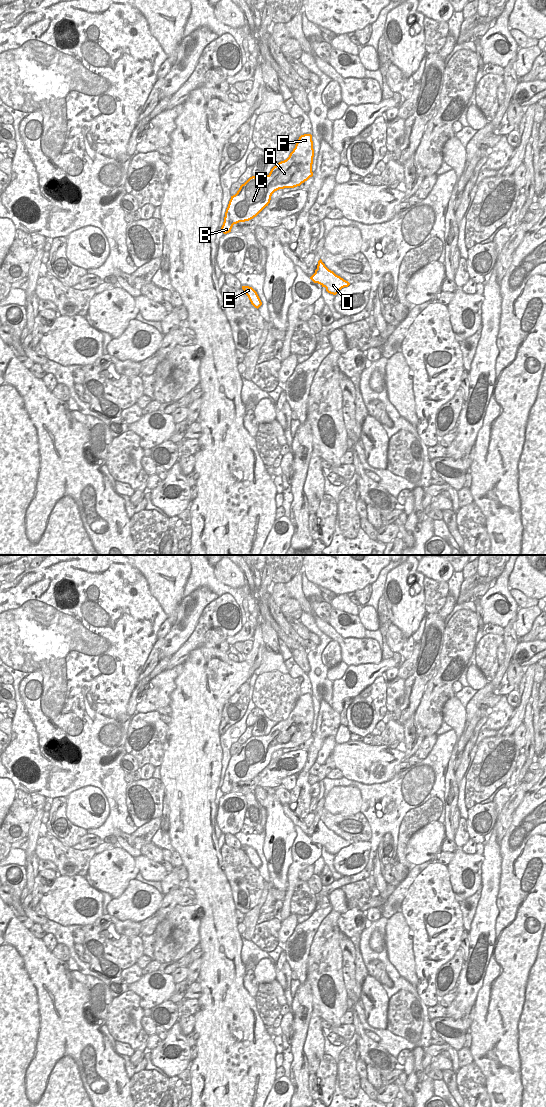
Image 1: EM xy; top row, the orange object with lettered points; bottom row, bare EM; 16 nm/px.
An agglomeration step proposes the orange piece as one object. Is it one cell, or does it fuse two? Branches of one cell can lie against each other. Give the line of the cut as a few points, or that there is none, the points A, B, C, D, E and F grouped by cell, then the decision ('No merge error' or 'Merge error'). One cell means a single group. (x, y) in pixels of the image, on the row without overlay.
No split. Groups: A B C D E F. No merge error

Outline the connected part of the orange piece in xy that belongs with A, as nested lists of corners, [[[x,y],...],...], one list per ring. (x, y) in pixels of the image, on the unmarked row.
[[[311,694],[301,695],[290,713],[289,717],[277,723],[268,735],[252,736],[242,744],[237,753],[231,756],[225,772],[224,782],[221,791],[224,794],[231,792],[234,784],[245,782],[256,777],[270,763],[272,754],[284,748],[294,748],[300,746],[313,736],[312,724],[314,717],[313,701]]]

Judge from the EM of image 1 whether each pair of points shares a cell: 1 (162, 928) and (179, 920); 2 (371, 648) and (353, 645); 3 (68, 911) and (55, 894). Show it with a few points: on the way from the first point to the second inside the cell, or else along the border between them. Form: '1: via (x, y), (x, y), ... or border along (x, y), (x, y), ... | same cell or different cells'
1: border along (166, 918), (171, 927), (171, 942) | different cells
2: via (367, 650), (357, 648) | same cell
3: via (68, 907), (59, 898) | same cell

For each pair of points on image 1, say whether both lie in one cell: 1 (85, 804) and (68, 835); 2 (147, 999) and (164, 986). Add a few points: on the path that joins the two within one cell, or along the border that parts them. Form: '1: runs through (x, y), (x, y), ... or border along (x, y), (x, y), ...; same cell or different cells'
1: border along (66, 803), (66, 817), (74, 825), (86, 830); different cells
2: runs through (151, 995), (157, 989), (160, 989); same cell

